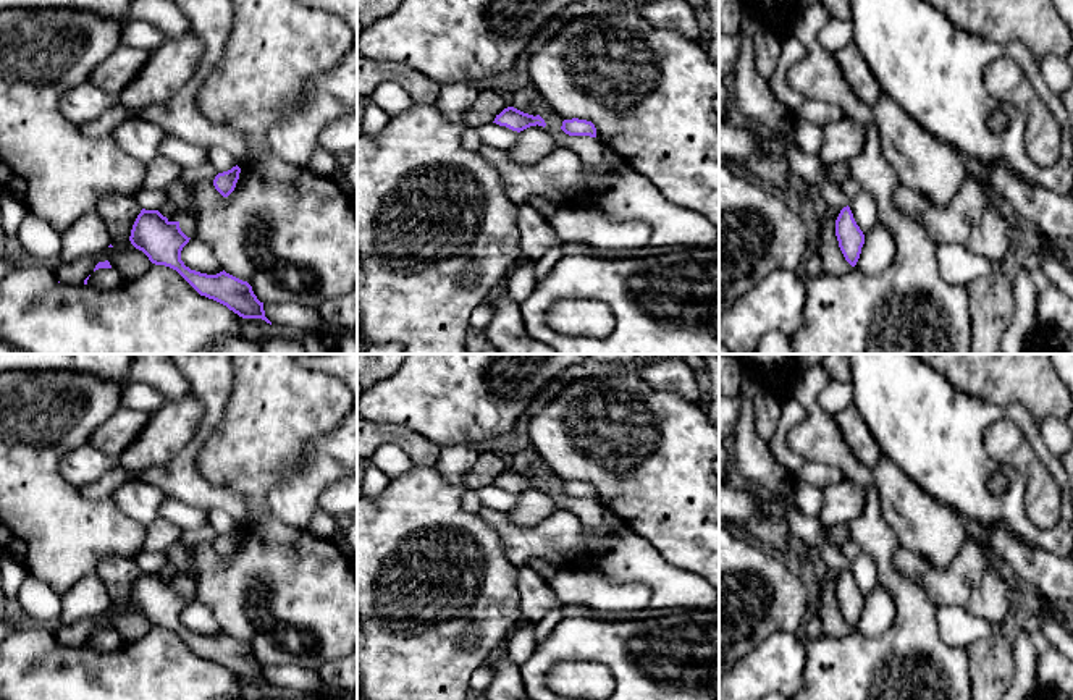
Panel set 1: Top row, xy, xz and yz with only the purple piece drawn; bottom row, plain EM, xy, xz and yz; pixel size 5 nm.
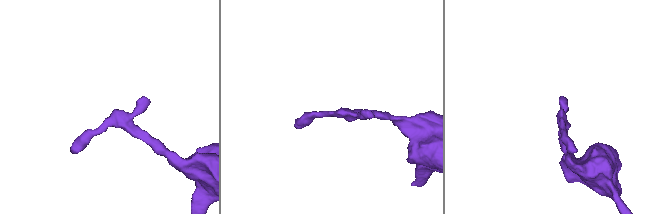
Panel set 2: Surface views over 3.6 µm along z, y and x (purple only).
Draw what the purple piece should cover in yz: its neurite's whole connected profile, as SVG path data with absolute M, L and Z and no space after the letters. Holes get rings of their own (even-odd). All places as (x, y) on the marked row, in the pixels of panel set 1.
M848 205L840 210L835 220L835 236L845 260L855 267L865 244L865 234L856 225Z

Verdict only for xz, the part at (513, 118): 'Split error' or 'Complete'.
Complete

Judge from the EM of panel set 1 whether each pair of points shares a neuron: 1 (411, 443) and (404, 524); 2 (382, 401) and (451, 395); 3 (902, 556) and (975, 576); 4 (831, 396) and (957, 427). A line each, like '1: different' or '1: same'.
1: different
2: same
3: same
4: different

